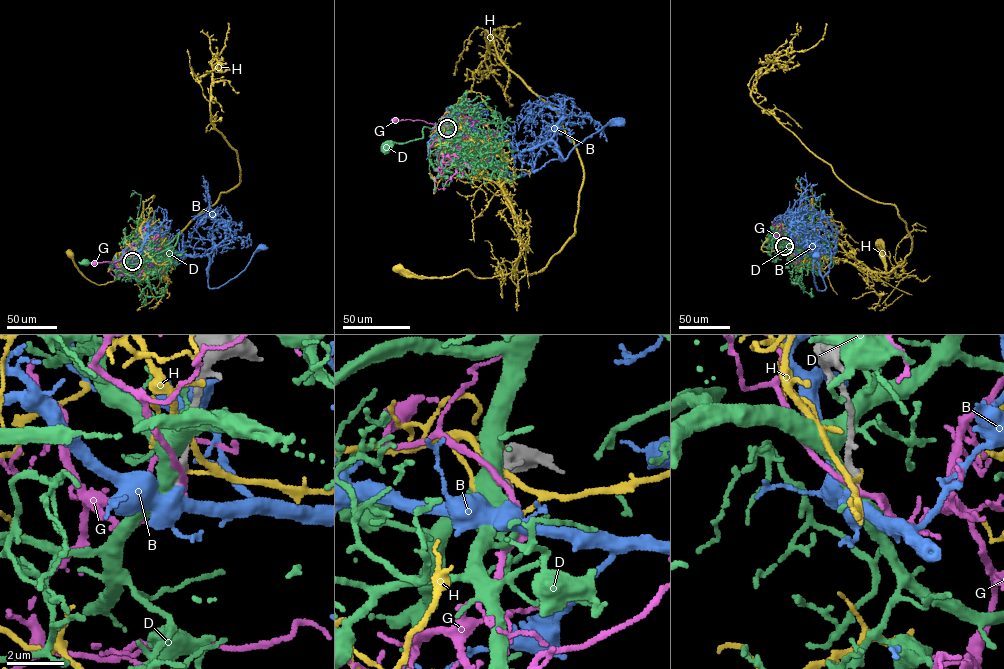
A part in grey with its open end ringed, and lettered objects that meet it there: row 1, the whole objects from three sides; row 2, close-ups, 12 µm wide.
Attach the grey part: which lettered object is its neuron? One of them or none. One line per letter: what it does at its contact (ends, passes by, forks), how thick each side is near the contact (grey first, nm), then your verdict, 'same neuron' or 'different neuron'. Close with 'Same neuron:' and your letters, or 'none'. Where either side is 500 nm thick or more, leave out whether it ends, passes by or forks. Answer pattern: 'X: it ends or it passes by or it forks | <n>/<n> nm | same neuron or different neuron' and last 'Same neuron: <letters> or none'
B: it passes by | 240/440 nm | different neuron
D: it ends | 280/200 nm | same neuron
G: it passes by | 280/190 nm | different neuron
H: it ends | 300/160 nm | different neuron
Same neuron: D

